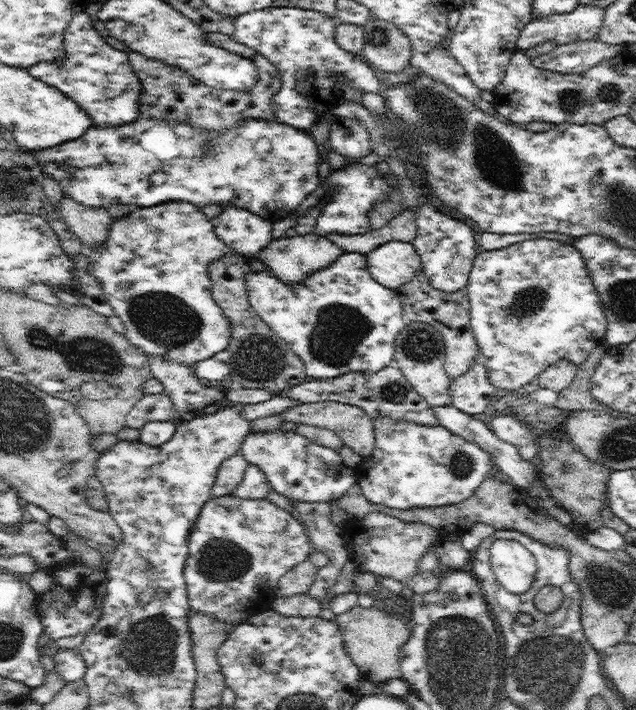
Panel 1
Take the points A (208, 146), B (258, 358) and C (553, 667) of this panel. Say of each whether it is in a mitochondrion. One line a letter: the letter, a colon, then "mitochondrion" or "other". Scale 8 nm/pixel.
A: mitochondrion
B: mitochondrion
C: mitochondrion

